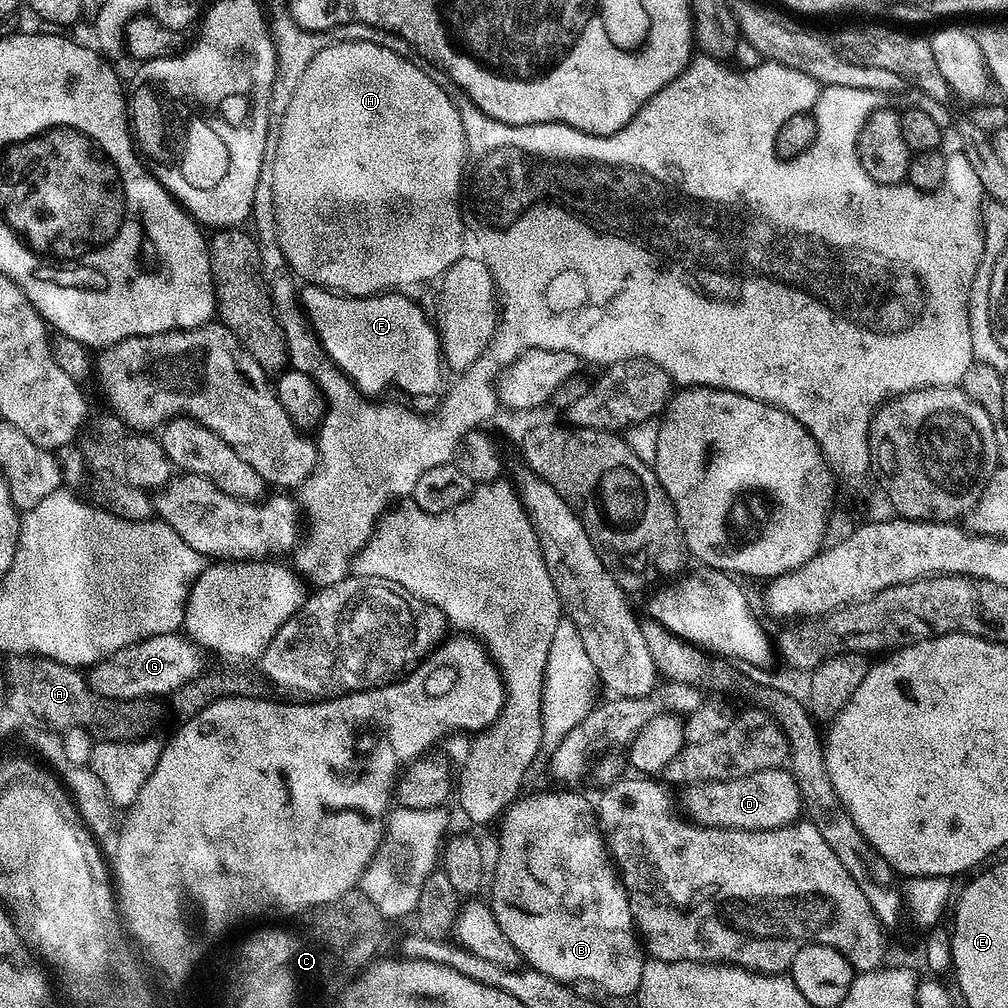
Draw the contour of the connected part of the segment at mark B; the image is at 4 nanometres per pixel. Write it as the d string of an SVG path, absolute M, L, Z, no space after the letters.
M564 790L568 792L540 792L537 796L525 795L517 799L516 803L504 813L502 820L504 833L500 836L500 865L497 866L496 888L502 895L508 896L508 908L495 909L498 918L498 926L502 926L502 934L514 942L514 950L518 950L521 961L533 972L541 972L555 980L561 980L564 984L575 985L582 980L593 980L602 986L605 993L611 996L632 996L639 993L642 986L642 972L646 963L646 949L640 939L636 927L636 916L632 913L632 902L628 897L628 891L624 888L624 881L620 879L616 871L615 863L604 843L604 833L600 831L597 813L594 804L584 796L579 796L576 790Z

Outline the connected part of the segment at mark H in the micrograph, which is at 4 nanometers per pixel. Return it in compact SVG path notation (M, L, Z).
M365 40L335 43L314 54L302 78L298 78L294 98L290 98L290 106L286 106L286 114L280 123L278 142L270 152L270 179L274 186L274 222L278 222L278 246L282 246L282 254L286 254L292 275L305 285L326 288L342 296L374 296L374 290L378 290L378 296L382 296L388 294L388 286L410 285L414 280L422 286L422 278L436 276L444 264L448 265L446 256L432 256L432 178L440 178L440 210L444 214L456 212L456 184L463 152L460 132L462 118L447 91L439 88L435 79L427 76L415 64L415 59L407 60L406 57L392 48Z

